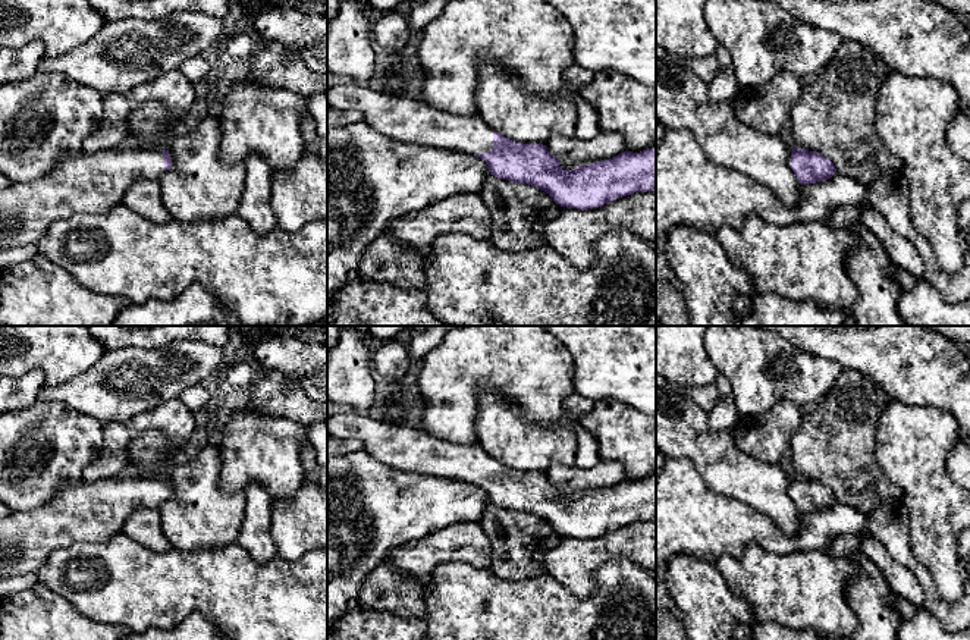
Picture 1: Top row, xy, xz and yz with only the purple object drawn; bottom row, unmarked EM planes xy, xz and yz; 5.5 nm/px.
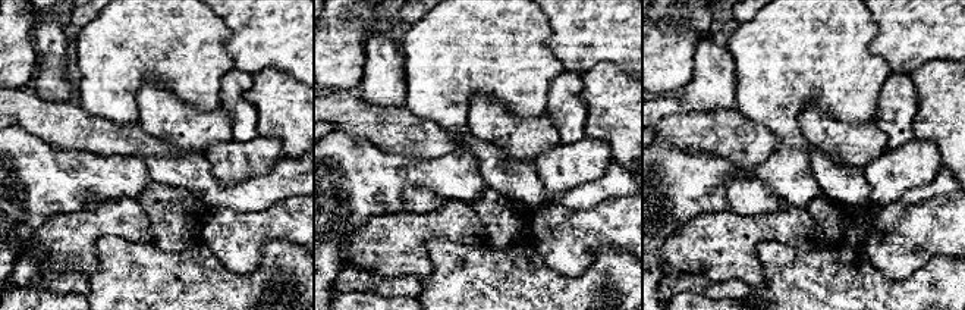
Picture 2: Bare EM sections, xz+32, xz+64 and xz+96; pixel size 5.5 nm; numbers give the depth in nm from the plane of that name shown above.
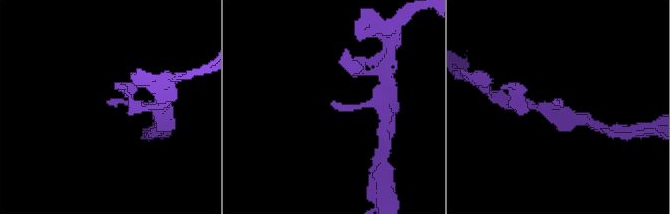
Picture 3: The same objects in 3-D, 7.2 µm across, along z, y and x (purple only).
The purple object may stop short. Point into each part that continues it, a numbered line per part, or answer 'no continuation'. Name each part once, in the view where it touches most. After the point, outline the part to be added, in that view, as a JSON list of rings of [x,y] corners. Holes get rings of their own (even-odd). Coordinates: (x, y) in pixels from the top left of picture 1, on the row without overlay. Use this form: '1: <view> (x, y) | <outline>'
1: xz (410, 449) | [[[362,412],[329,417],[327,437],[358,443],[374,459],[405,473],[467,483],[493,479],[493,459],[478,445],[445,442],[424,429],[376,420]]]

